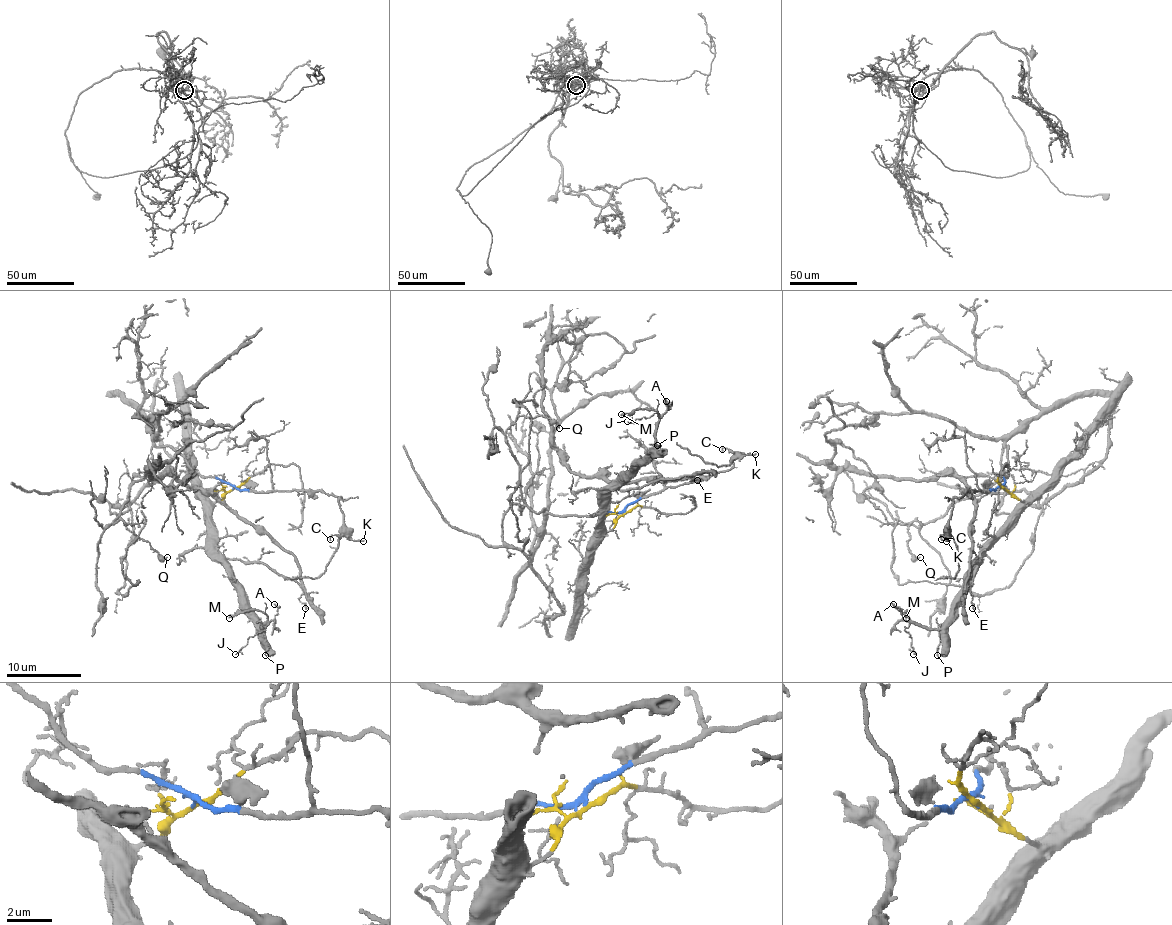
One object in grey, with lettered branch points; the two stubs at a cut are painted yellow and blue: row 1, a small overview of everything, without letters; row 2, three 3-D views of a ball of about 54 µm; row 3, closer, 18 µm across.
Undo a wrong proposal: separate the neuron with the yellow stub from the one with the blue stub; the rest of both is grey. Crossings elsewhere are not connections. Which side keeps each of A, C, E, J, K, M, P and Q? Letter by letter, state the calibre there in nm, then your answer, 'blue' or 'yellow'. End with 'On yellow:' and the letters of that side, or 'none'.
A: 110 nm | yellow
C: 130 nm | blue
E: 140 nm | yellow
J: 90 nm | yellow
K: 140 nm | blue
M: 240 nm | yellow
P: 130 nm | yellow
Q: 150 nm | blue
On yellow: A, E, J, M, P

